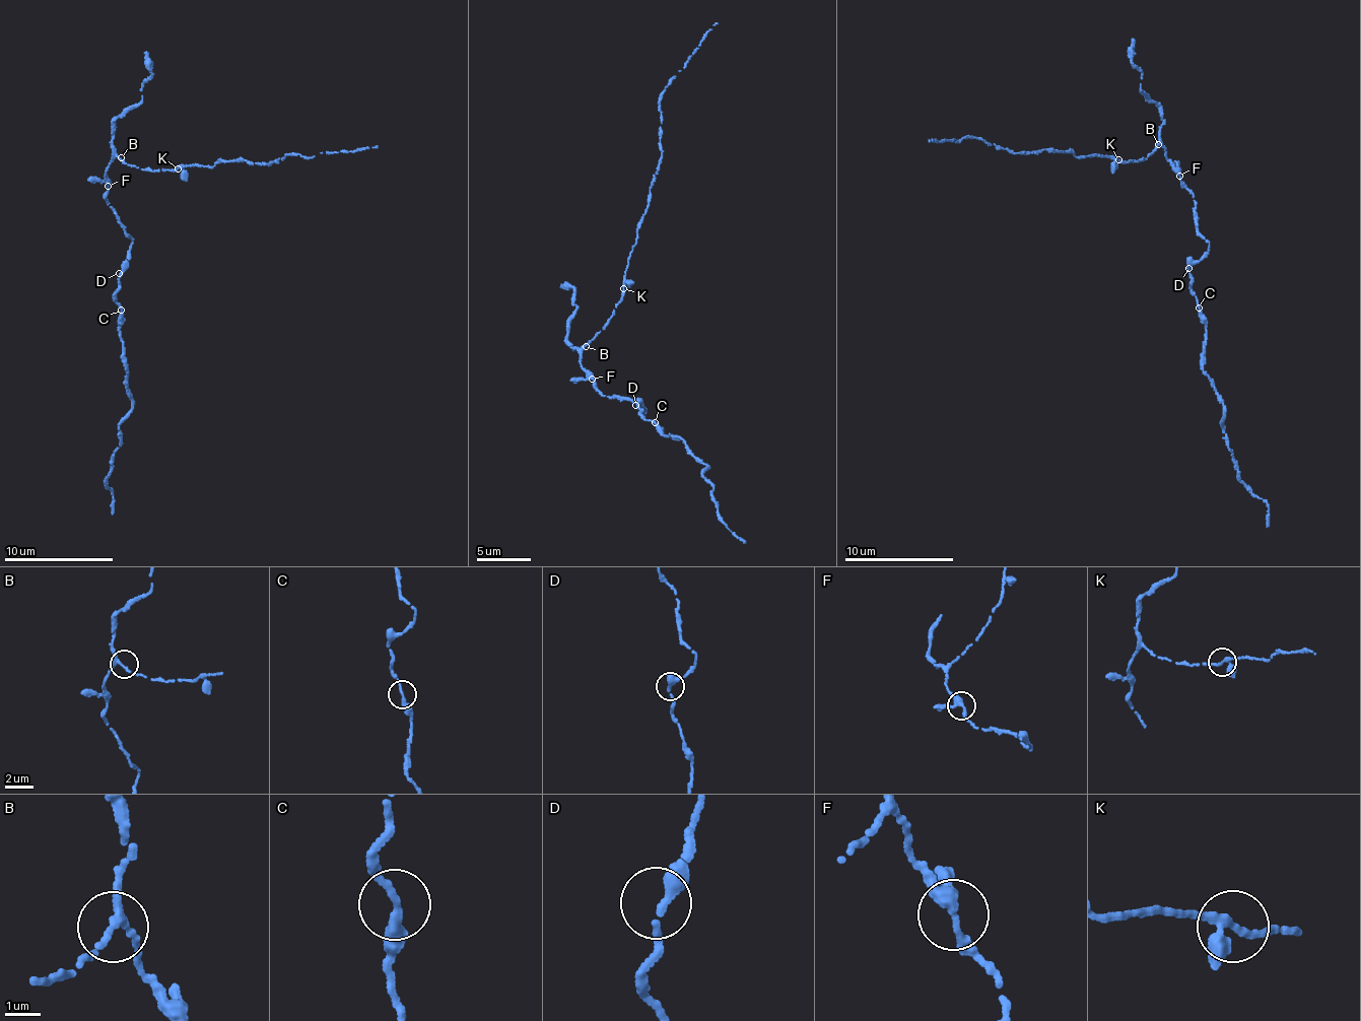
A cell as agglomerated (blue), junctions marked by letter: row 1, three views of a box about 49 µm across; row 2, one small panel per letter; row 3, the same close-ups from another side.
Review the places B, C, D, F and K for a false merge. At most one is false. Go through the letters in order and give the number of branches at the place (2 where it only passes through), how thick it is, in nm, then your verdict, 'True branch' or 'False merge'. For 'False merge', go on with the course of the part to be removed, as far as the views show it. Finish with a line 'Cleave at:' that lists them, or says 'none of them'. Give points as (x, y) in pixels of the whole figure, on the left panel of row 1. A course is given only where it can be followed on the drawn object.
B: Branches: 3. Thickness 220 nm. True branch
C: Branches: 2. Thickness 260 nm. True branch
D: Branches: 3. Thickness 220 nm. True branch
F: Branches: 3. Thickness 280 nm. True branch
K: Branches: 3. Thickness 200 nm. True branch
Cleave at: none of them

